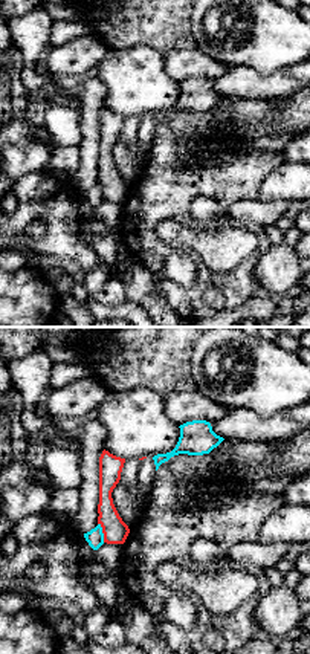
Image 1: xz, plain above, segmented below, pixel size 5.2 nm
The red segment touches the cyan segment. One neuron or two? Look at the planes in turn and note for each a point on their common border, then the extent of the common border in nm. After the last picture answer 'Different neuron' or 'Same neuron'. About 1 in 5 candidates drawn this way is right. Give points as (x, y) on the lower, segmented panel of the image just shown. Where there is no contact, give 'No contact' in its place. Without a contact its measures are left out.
Touches red at (103, 532). Shared border 110 nm

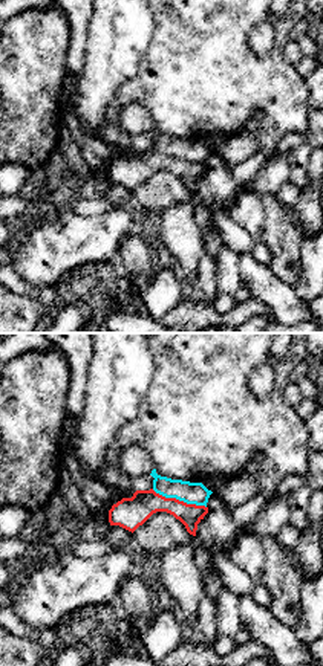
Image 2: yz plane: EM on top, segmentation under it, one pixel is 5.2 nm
Touches red at (178, 500). Shared border 300 nm

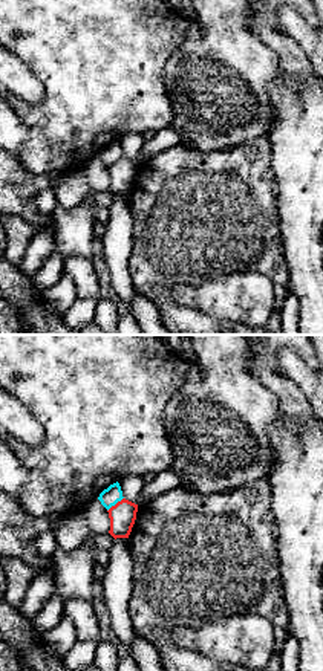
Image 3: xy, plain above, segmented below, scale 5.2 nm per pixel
Touches red at (117, 503). Shared border 120 nm

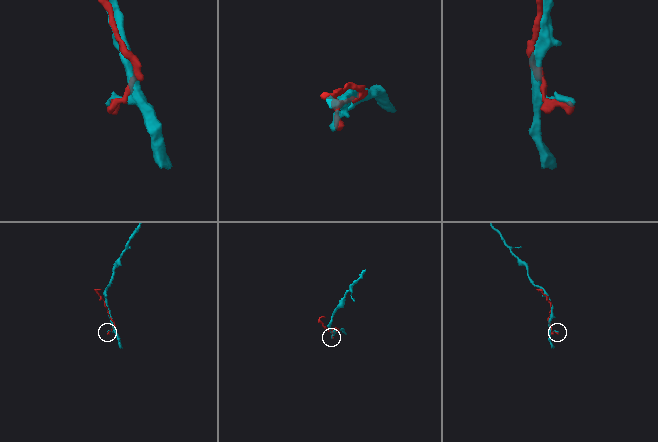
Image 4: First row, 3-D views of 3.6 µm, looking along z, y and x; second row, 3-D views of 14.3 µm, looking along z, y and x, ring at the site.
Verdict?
Different neuron

